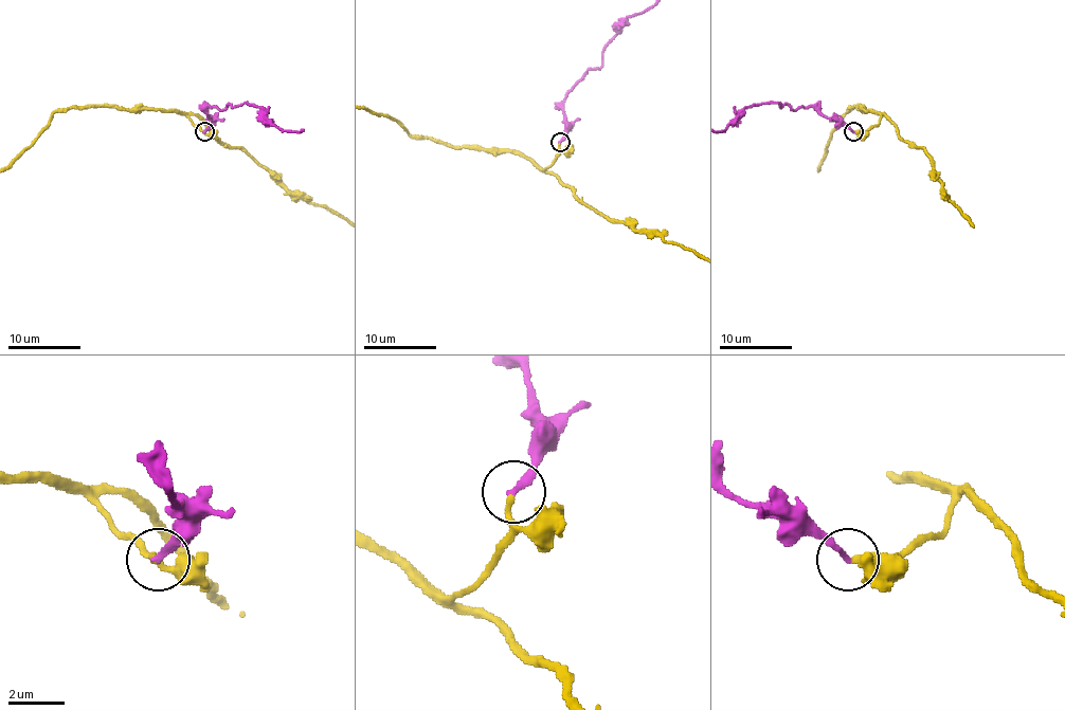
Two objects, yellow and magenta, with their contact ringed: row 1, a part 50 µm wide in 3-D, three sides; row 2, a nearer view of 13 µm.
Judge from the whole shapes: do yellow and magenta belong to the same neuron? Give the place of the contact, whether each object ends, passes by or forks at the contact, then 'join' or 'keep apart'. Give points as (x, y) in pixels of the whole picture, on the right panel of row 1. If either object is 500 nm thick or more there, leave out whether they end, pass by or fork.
at (853, 131); yellow ends there; magenta ends there; join

